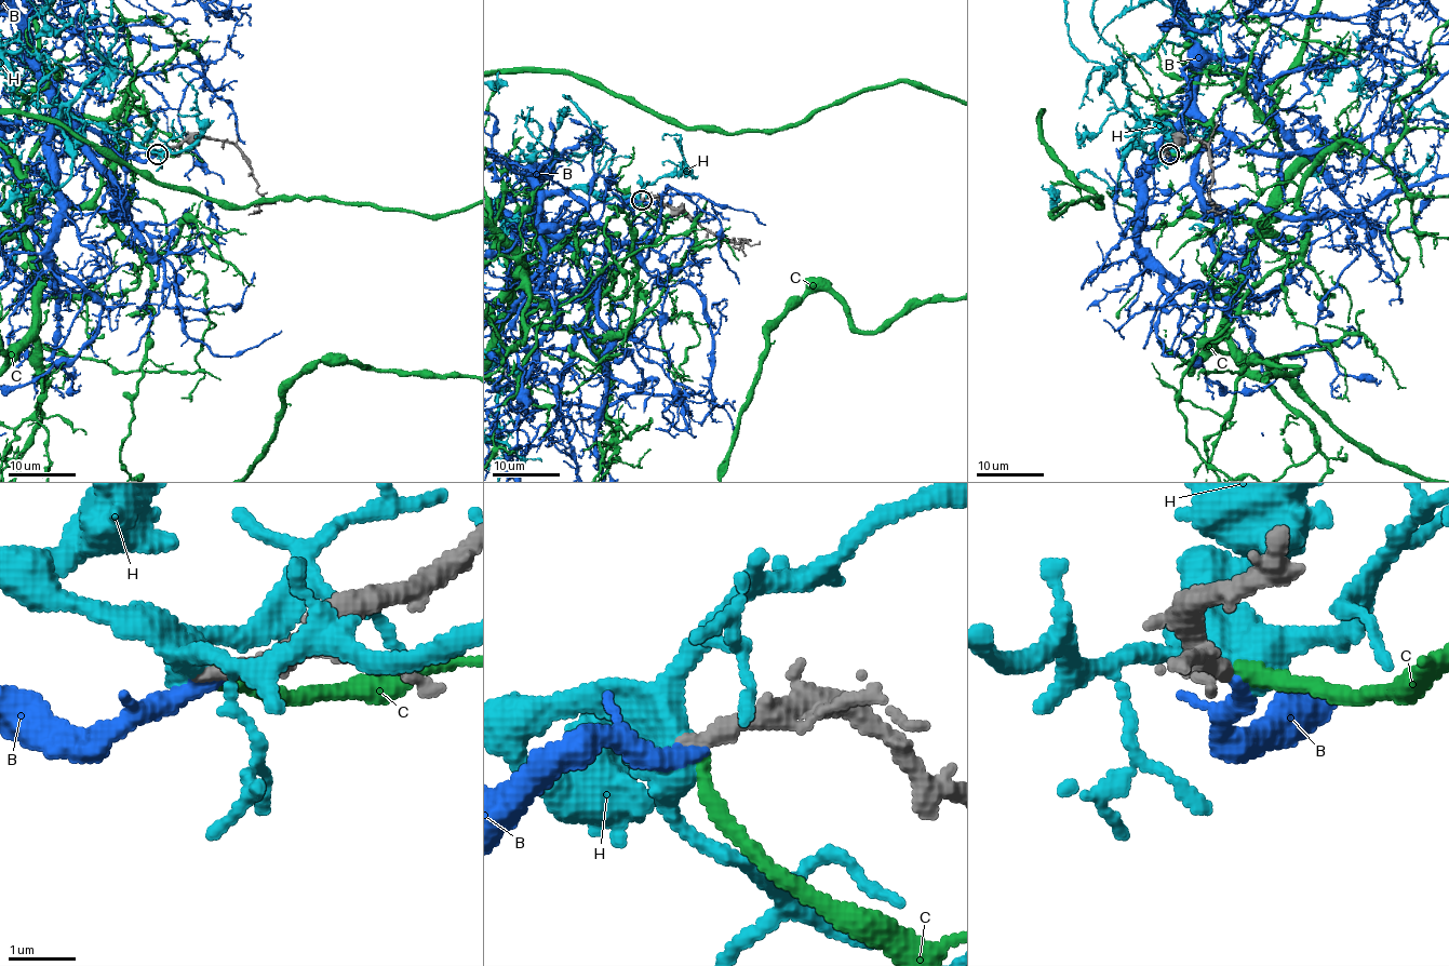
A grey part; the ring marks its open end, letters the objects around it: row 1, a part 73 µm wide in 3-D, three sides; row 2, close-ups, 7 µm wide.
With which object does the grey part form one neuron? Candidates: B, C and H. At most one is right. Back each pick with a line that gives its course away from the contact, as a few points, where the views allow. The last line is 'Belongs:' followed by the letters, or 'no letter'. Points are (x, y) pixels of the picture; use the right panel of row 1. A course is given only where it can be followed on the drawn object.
C: it runs (1170, 153), (1239, 91), (1278, 183), (1189, 216), (1042, 112), (1103, 205), (1050, 214), (1049, 101)
Belongs: C

